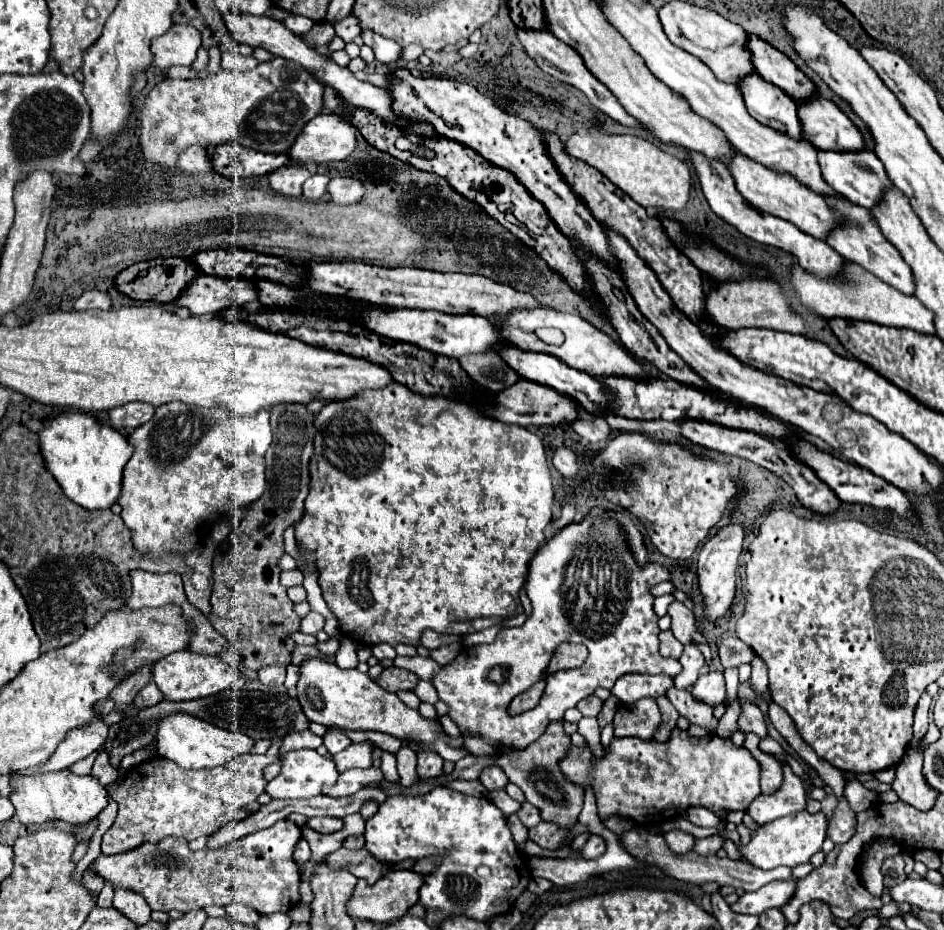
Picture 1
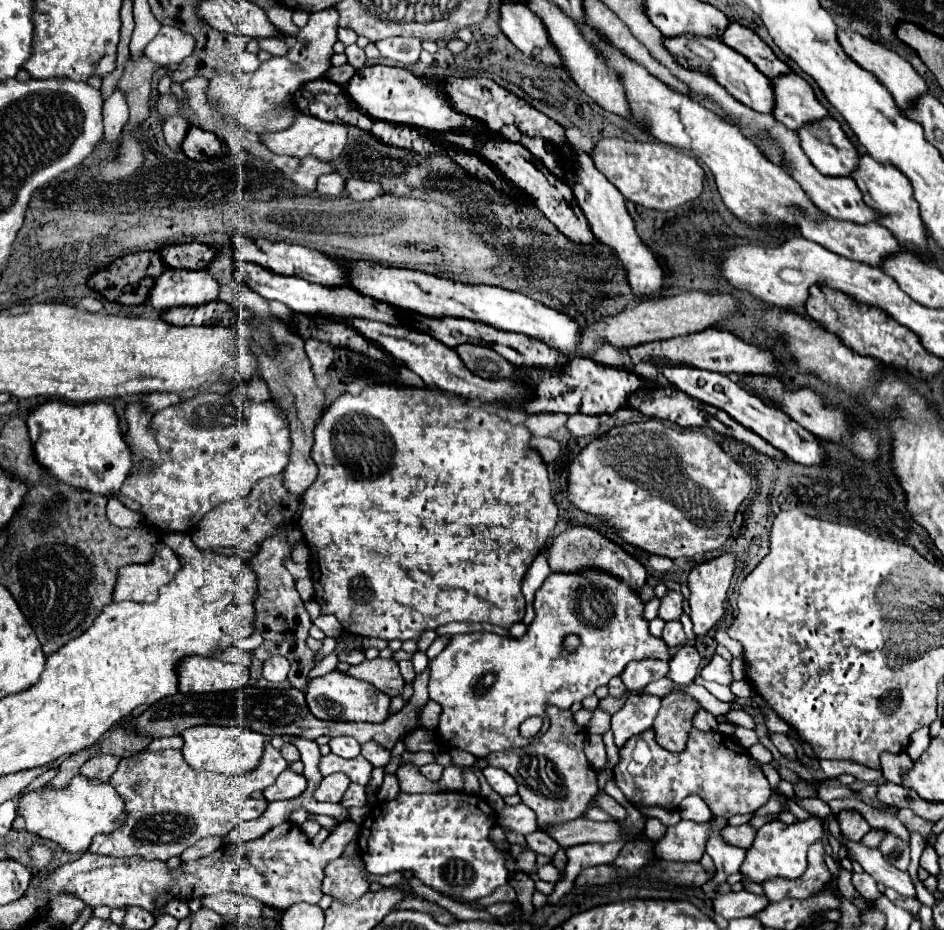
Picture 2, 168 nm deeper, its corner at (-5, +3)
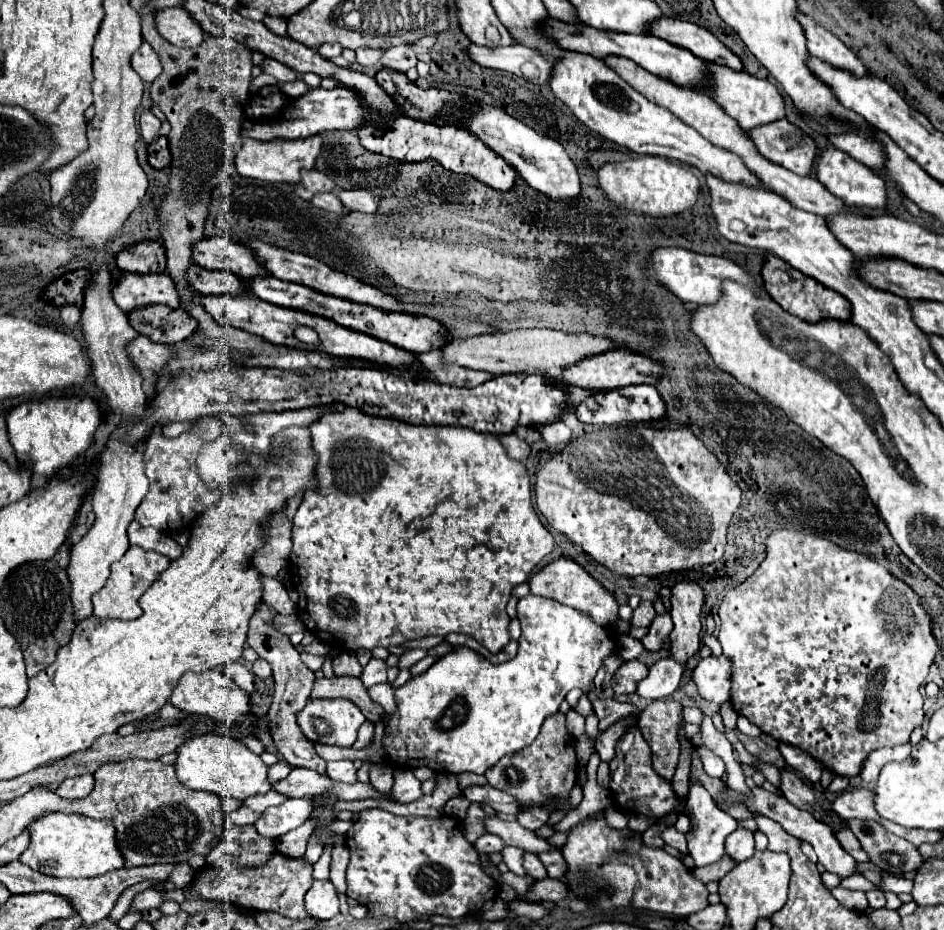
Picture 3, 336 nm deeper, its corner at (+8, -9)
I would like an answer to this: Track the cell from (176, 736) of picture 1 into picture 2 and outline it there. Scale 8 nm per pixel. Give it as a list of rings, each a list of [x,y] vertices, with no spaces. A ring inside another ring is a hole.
[[[198,725],[190,727],[182,733],[184,747],[182,755],[188,765],[196,771],[214,771],[214,773],[248,773],[252,771],[262,753],[264,753],[264,737],[244,727],[218,727],[218,725]]]

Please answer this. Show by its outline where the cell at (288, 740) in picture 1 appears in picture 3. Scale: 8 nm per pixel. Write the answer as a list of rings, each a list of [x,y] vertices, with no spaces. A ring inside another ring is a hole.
[[[279,761],[279,763],[275,763],[275,765],[269,767],[269,781],[271,783],[281,781],[281,779],[285,779],[289,775],[289,771],[291,771],[291,767],[285,761]]]

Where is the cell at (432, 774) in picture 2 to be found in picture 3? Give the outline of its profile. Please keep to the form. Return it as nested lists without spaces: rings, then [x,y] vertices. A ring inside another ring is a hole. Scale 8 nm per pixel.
[[[397,769],[395,771],[395,783],[391,789],[391,801],[397,803],[411,803],[423,797],[421,781],[411,773],[411,769]]]

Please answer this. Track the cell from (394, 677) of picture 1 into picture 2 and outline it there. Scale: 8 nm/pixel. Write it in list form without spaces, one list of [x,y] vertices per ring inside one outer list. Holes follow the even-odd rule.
[[[376,657],[374,661],[364,661],[360,665],[354,665],[352,669],[346,671],[352,677],[358,677],[362,681],[374,683],[374,687],[382,693],[388,693],[390,697],[400,695],[404,689],[404,677],[400,673],[400,667],[392,659],[380,659]]]

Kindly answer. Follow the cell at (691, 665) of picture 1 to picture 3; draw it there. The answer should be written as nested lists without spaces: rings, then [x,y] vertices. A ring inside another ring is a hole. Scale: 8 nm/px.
[[[659,659],[655,665],[649,667],[649,675],[639,681],[637,695],[643,699],[665,699],[673,695],[679,687],[683,675],[683,665],[679,665],[675,659]]]

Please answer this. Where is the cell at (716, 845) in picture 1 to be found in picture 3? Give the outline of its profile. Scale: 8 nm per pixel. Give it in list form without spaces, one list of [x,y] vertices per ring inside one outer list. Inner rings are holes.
[[[737,827],[725,841],[725,853],[733,857],[735,861],[745,861],[755,853],[755,841],[753,831],[745,827]]]

